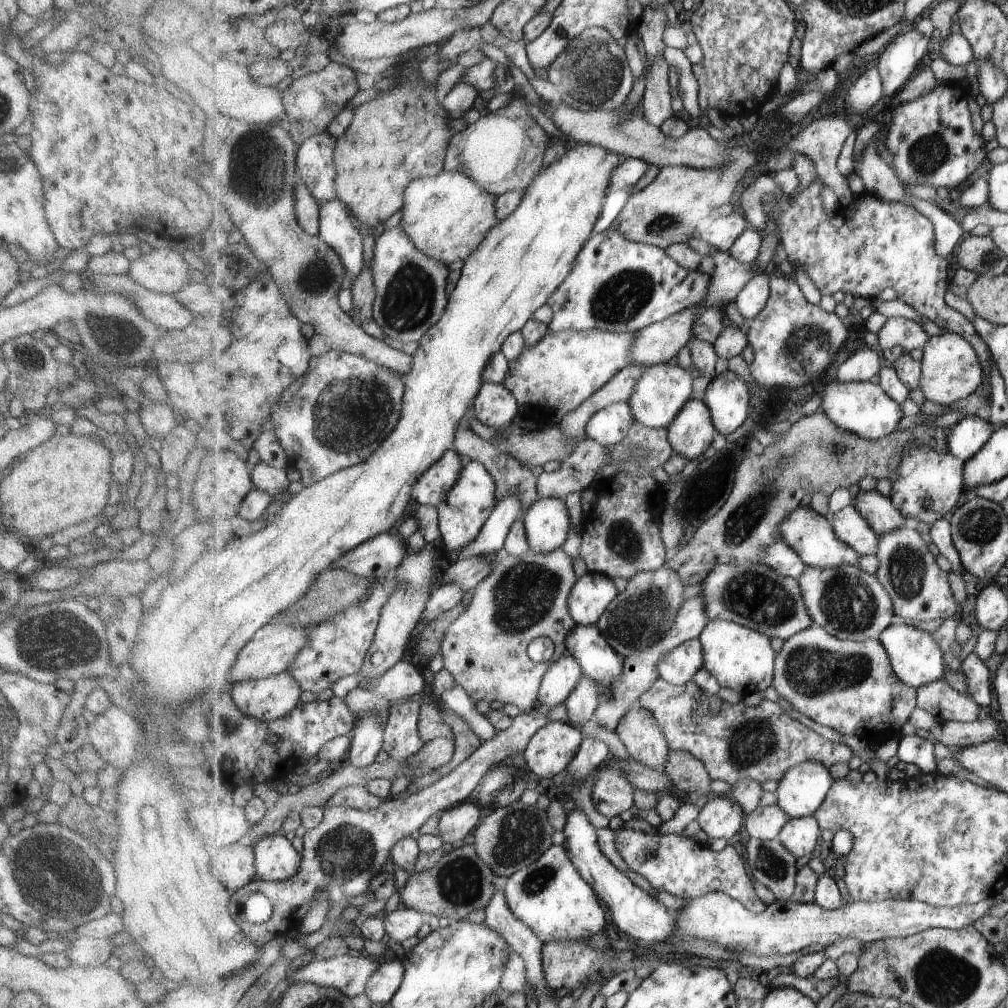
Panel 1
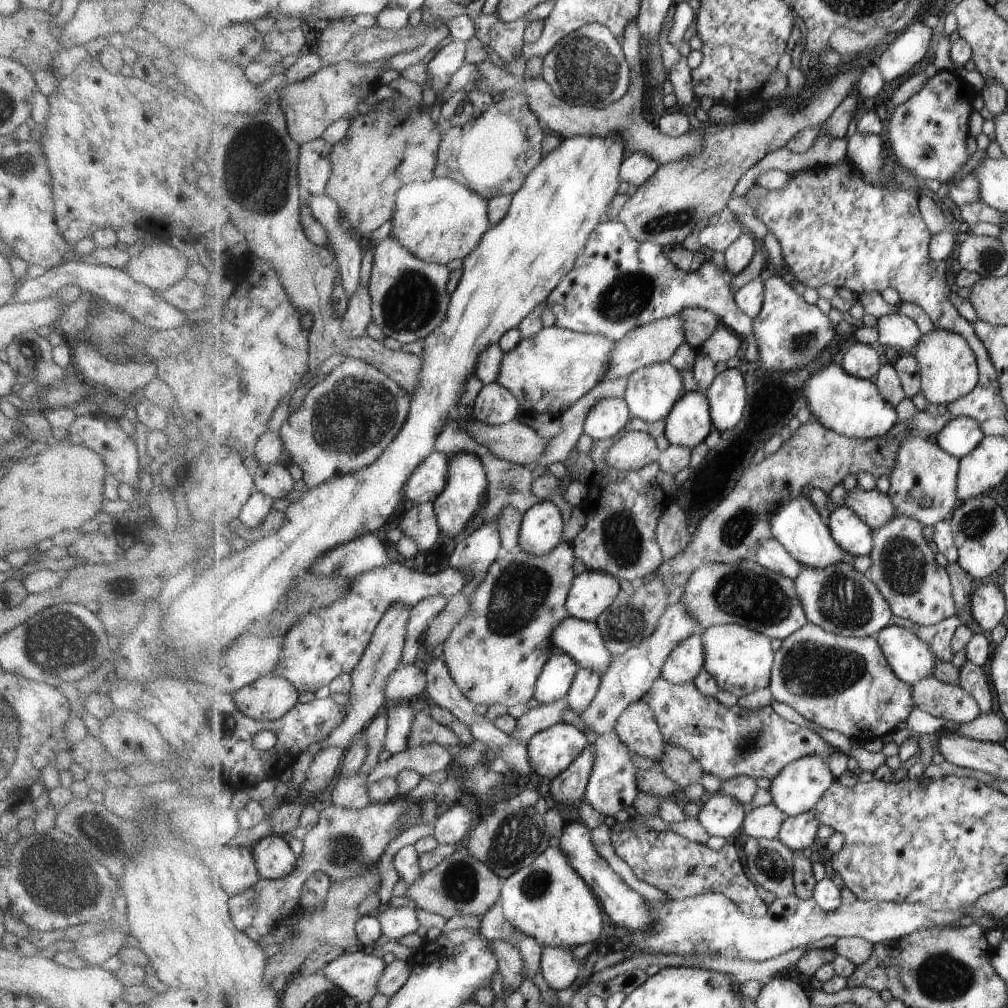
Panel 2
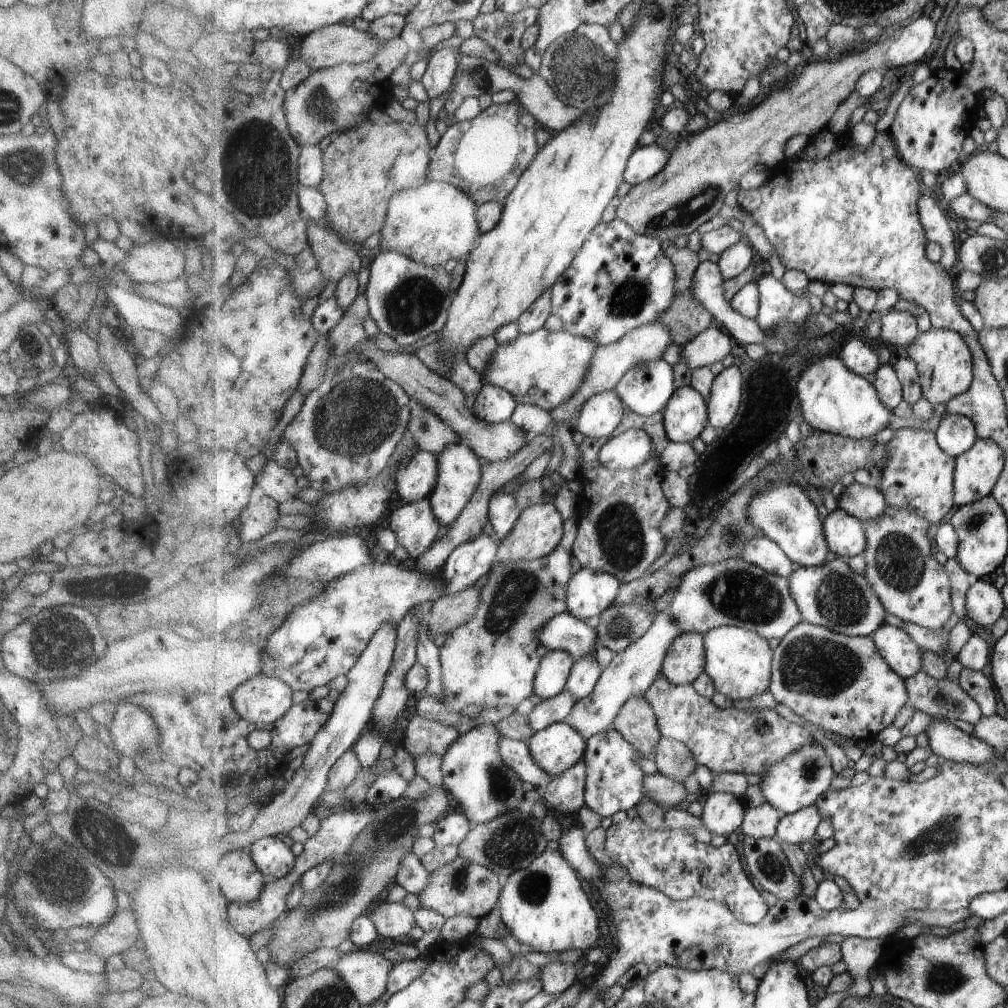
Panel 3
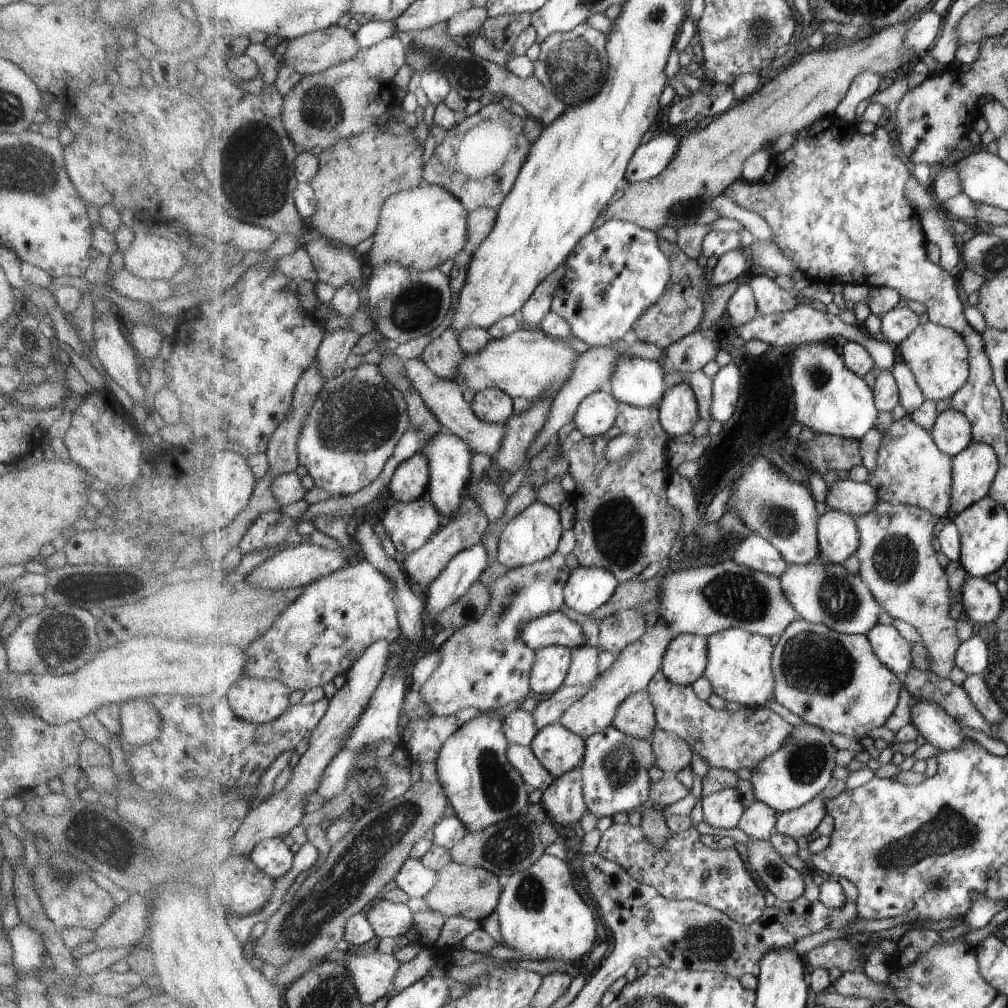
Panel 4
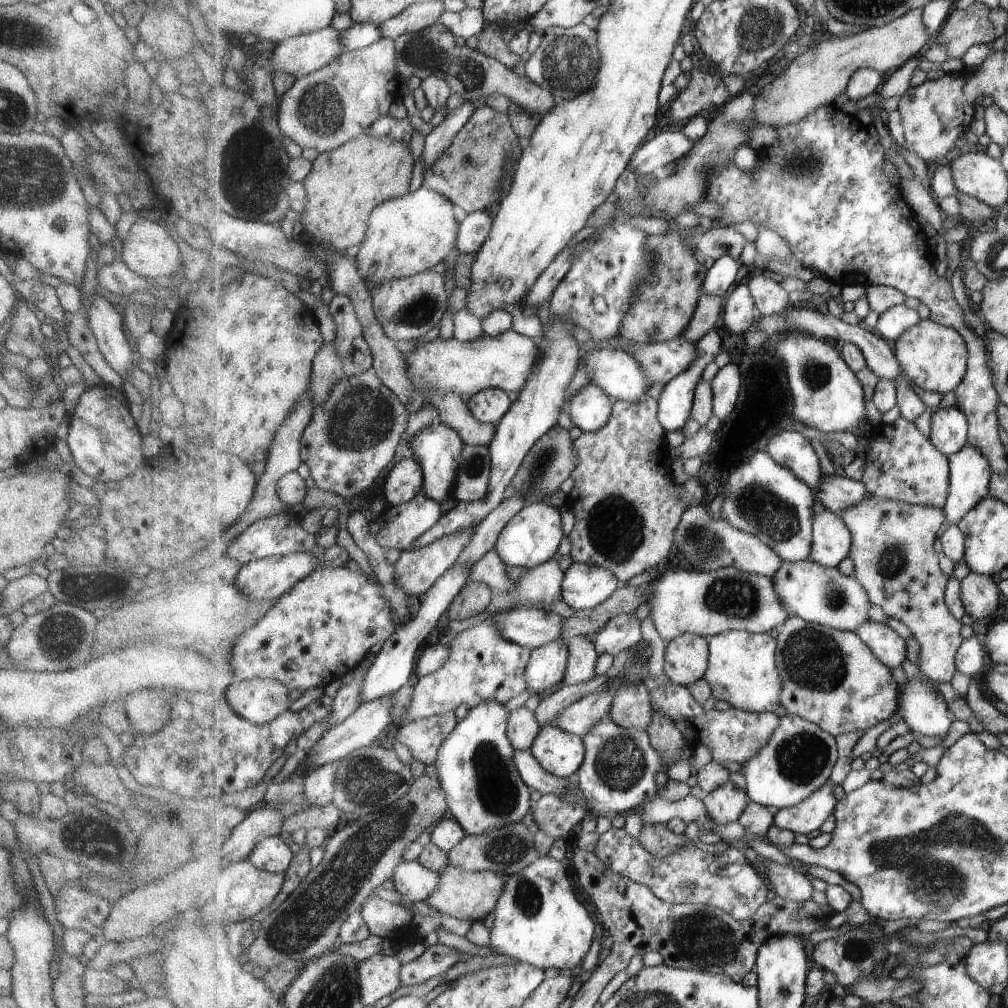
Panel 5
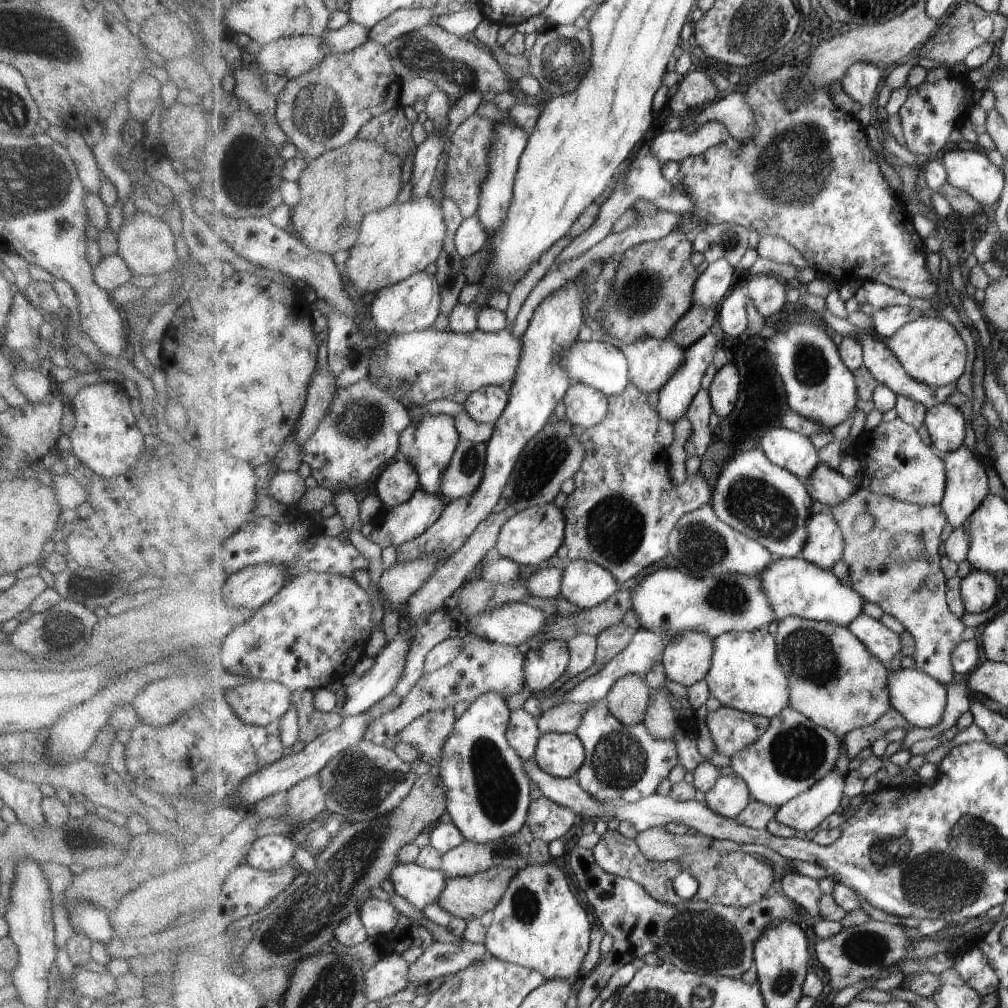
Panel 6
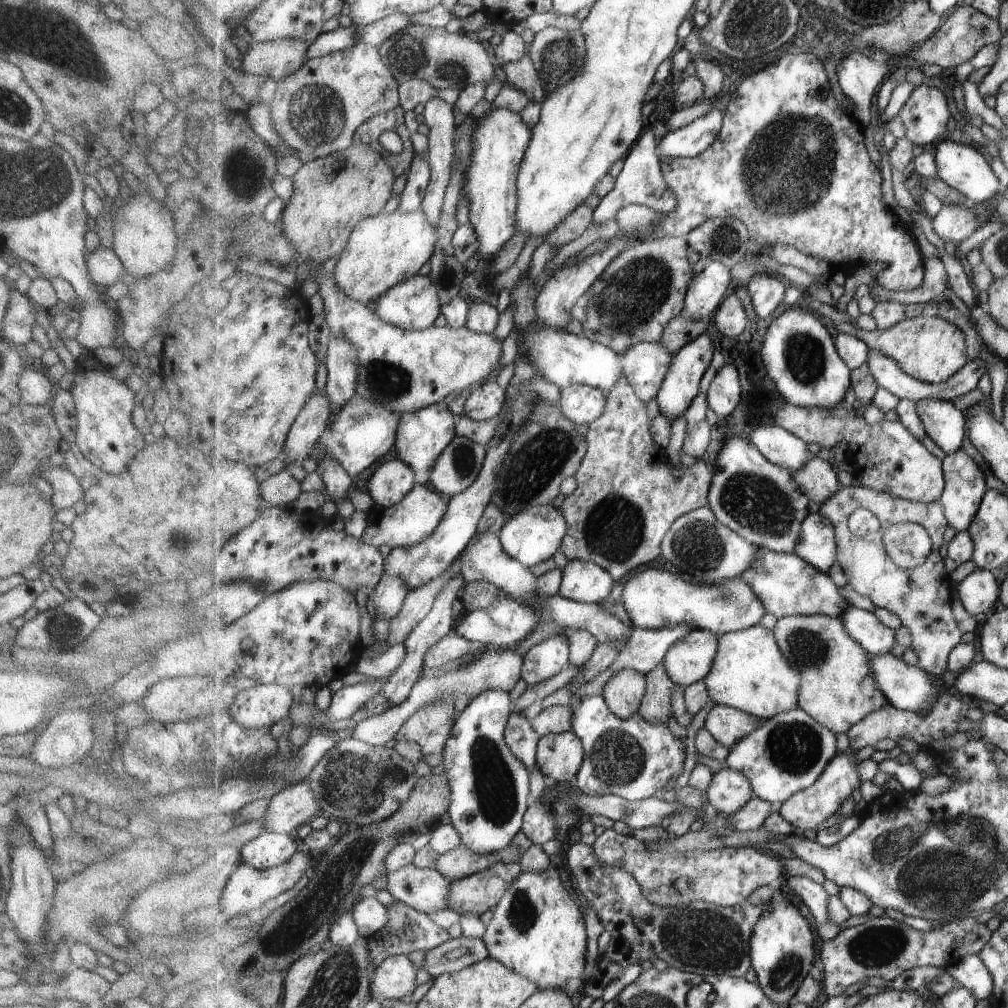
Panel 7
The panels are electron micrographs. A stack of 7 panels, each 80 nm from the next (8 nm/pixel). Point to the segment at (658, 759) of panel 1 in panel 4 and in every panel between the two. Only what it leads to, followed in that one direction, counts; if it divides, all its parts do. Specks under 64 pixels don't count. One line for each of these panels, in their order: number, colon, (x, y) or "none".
2: (638, 726)
3: (637, 722)
4: (636, 717)

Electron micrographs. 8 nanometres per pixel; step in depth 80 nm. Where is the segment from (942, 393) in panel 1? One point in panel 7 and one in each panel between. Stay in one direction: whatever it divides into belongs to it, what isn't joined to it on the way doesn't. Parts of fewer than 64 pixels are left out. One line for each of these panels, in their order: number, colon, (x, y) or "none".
2: (949, 369)
3: (944, 359)
4: (939, 357)
5: (935, 357)
6: (930, 349)
7: (931, 349)

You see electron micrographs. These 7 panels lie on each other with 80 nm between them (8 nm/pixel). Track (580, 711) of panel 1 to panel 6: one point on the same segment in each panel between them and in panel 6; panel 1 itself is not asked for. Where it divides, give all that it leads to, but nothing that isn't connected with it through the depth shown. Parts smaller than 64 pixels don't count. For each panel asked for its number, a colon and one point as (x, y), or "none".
2: (585, 687)
3: (587, 671)
4: (583, 671)
5: (583, 655)
6: (583, 647)

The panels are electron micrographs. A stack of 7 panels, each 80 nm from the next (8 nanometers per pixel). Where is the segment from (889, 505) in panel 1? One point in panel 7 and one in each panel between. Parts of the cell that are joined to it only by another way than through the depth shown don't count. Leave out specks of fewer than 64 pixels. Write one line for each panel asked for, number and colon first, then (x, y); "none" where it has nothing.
2: (874, 507)
3: (867, 503)
4: (854, 498)
5: (837, 493)
6: (826, 485)
7: (818, 480)

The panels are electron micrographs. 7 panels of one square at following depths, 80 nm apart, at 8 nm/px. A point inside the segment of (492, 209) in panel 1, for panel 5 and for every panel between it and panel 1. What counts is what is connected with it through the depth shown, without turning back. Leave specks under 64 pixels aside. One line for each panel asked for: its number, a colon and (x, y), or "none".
2: (438, 221)
3: (438, 222)
4: (421, 229)
5: (407, 235)

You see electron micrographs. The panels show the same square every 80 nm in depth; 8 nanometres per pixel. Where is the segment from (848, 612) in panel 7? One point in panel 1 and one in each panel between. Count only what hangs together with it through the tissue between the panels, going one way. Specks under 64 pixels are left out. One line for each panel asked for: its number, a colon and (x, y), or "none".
1: (917, 659)
2: (911, 658)
3: (901, 652)
4: (892, 648)
5: (890, 648)
6: (885, 643)

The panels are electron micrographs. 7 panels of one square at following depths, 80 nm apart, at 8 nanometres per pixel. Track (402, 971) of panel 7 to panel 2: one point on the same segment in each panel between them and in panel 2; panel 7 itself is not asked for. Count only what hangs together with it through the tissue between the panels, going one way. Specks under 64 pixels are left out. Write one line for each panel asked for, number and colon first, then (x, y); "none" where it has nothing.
2: (358, 973)
3: (366, 974)
4: (374, 974)
5: (379, 976)
6: (390, 974)

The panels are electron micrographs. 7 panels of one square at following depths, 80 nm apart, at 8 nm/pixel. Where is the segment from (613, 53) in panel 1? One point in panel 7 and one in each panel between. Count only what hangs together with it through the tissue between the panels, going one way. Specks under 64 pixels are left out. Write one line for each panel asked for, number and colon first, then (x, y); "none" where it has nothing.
2: (589, 67)
3: (581, 68)
4: (573, 64)
5: (566, 63)
6: (562, 54)
7: (558, 54)

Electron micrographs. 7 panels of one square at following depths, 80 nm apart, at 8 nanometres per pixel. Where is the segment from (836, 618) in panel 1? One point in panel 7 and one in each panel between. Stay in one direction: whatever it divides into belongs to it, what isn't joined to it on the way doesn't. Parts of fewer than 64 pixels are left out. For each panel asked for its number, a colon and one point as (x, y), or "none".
2: (839, 598)
3: (833, 595)
4: (828, 594)
5: (825, 596)
6: (796, 587)
7: (788, 585)

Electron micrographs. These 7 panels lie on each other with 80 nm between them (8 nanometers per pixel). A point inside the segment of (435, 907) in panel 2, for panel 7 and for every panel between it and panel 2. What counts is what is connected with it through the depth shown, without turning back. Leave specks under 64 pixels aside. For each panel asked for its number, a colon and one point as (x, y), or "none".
3: (460, 888)
4: (474, 893)
5: (468, 895)
6: (465, 897)
7: (483, 891)

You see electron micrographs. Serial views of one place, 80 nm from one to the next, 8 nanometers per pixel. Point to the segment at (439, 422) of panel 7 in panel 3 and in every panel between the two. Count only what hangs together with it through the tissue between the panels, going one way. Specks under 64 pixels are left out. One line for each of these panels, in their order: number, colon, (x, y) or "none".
3: (461, 470)
4: (451, 459)
5: (438, 449)
6: (429, 444)

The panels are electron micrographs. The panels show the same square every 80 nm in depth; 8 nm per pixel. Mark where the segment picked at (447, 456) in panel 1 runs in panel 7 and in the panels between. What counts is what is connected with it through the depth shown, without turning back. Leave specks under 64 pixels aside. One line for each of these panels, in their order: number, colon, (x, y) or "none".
2: (428, 481)
3: (416, 481)
4: (411, 481)
5: (405, 480)
6: (397, 483)
7: (391, 481)

